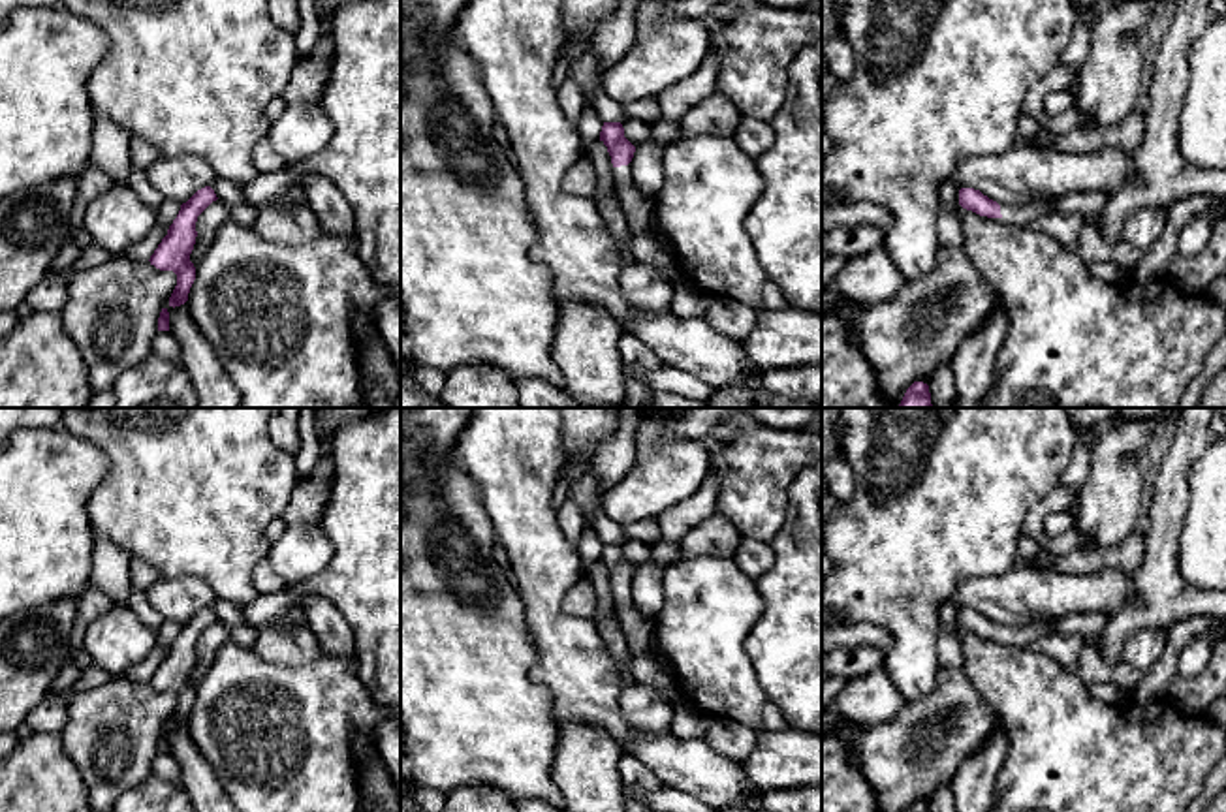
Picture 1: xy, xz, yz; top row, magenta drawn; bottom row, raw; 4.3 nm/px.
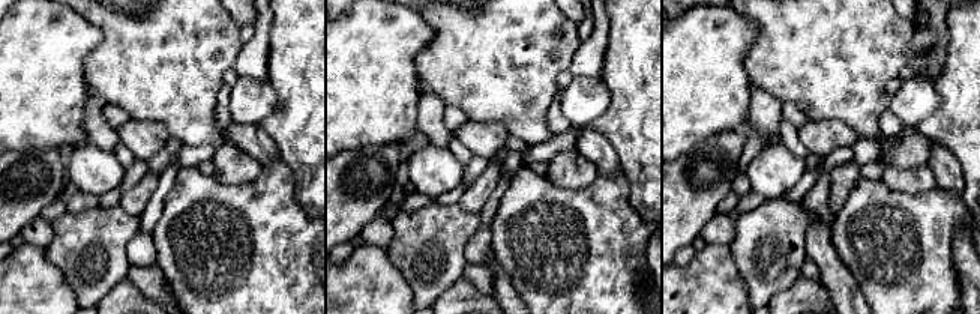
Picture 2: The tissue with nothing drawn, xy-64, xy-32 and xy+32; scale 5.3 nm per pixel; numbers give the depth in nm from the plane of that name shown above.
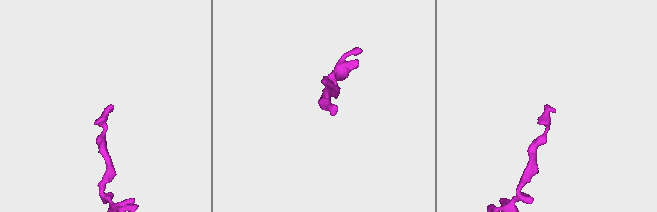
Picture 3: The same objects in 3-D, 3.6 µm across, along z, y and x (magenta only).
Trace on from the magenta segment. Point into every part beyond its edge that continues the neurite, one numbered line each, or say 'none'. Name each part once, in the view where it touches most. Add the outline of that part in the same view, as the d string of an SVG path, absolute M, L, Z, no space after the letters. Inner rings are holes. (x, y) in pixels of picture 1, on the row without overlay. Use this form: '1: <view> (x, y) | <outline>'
1: xz (649, 666) | M628 586L613 588L613 600L621 630L630 647L636 682L651 684L666 694L671 703L677 701L683 692L668 658L656 645L654 618L643 617L634 607Z

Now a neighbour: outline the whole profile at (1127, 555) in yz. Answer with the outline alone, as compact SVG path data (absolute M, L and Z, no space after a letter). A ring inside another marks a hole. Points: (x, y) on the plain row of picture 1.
M1134 530L1117 547L1077 549L1064 556L1051 556L1049 562L1032 562L1032 564L1027 560L1019 562L1042 570L1055 570L1057 573L1062 575L1085 575L1100 570L1123 570L1126 573L1134 573L1141 566L1141 560L1145 556L1145 543L1147 538Z

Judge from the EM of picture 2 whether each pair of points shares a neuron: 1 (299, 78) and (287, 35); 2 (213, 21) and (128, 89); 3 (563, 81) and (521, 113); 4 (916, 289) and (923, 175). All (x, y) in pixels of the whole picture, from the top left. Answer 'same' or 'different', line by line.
1: same
2: same
3: different
4: different

